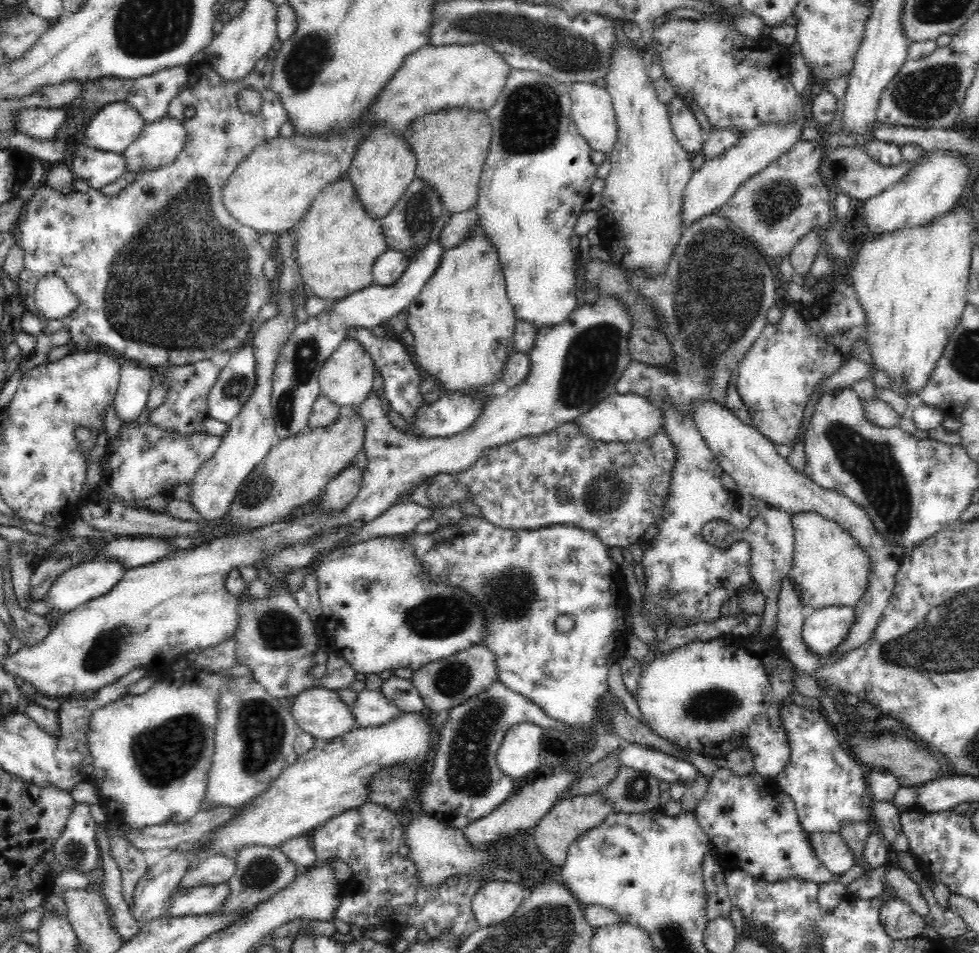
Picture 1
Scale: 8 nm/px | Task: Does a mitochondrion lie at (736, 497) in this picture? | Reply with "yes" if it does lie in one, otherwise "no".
no

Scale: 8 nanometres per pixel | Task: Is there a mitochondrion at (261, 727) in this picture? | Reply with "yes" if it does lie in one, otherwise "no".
yes

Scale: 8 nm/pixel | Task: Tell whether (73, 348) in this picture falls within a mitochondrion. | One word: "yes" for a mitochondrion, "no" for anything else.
no

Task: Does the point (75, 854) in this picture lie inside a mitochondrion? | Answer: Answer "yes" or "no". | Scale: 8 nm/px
yes

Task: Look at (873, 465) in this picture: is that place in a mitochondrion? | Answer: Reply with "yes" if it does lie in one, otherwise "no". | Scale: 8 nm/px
yes

